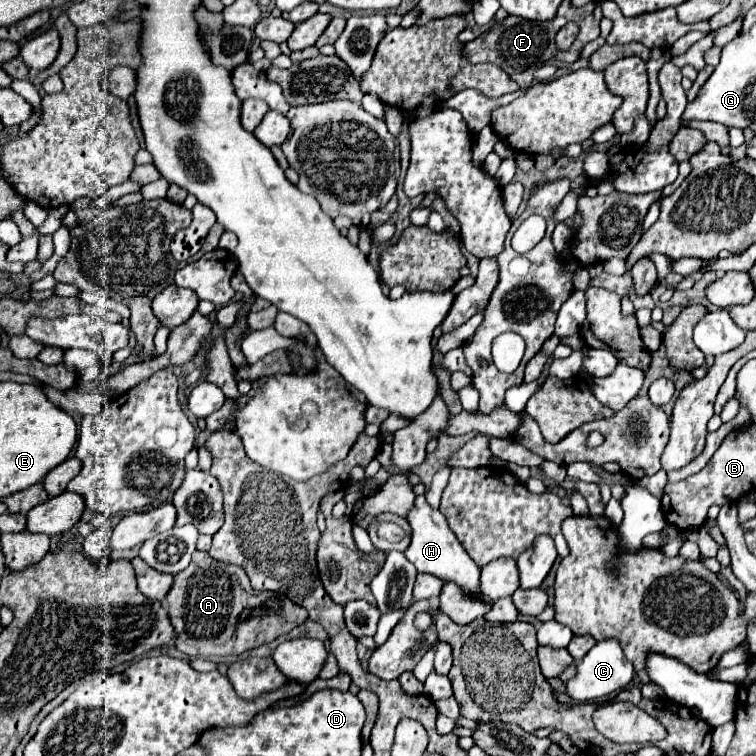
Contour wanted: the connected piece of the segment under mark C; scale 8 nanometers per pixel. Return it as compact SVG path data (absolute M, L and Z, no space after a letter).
M605 639L605 641L599 641L583 659L581 659L581 667L577 665L577 673L575 677L571 677L567 683L565 683L565 693L567 697L571 697L573 701L577 703L589 703L593 699L601 699L605 695L611 695L615 691L621 691L625 689L635 677L635 671L633 671L633 665L631 661L627 661L619 641L615 639Z

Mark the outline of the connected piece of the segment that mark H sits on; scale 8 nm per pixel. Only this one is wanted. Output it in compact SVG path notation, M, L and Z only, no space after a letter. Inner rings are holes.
M418 495L405 519L409 521L409 527L411 527L411 545L407 547L405 557L419 569L419 573L431 573L443 581L453 581L461 585L463 591L471 595L479 595L481 571L475 565L475 561L471 561L467 551L459 545L455 533L451 533L443 513L437 509L431 509L429 503L425 501L425 495Z

